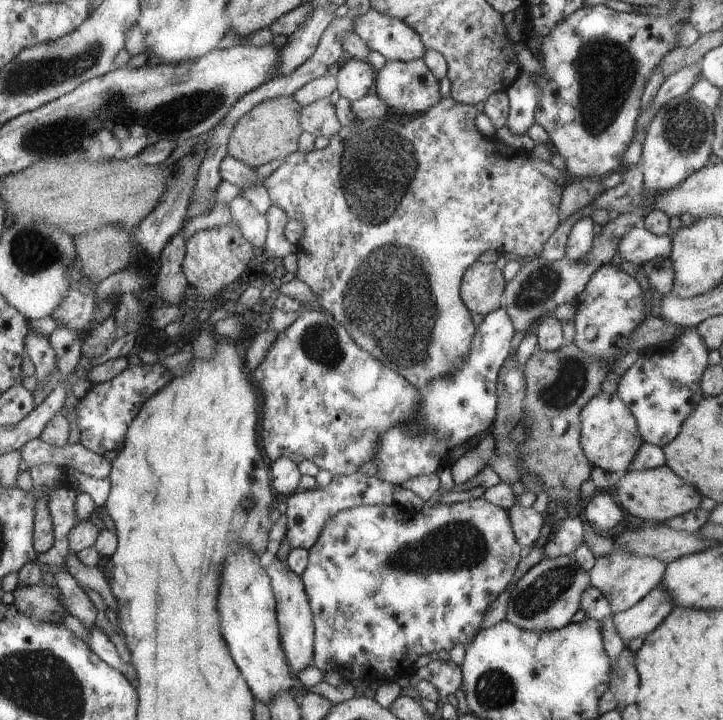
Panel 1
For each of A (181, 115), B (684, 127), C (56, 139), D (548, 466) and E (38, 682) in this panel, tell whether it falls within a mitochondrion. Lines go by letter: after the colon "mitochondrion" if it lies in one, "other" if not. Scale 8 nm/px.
A: mitochondrion
B: mitochondrion
C: mitochondrion
D: other
E: mitochondrion

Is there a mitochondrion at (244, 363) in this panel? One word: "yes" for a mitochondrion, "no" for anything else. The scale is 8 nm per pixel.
no

